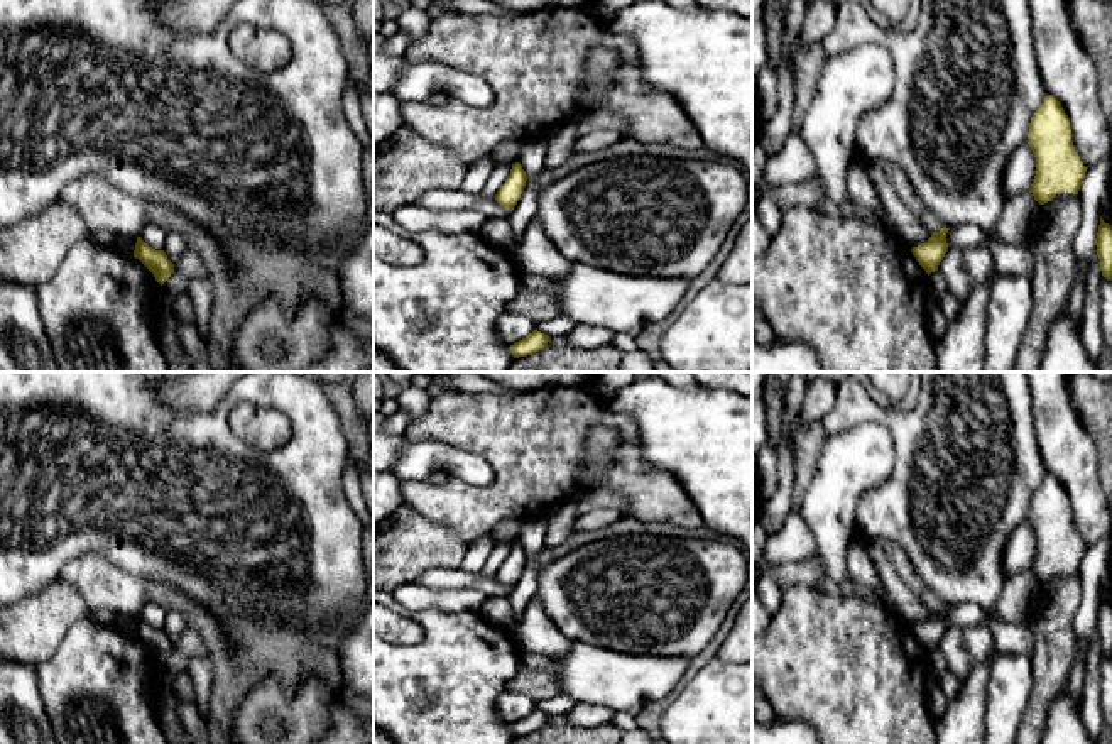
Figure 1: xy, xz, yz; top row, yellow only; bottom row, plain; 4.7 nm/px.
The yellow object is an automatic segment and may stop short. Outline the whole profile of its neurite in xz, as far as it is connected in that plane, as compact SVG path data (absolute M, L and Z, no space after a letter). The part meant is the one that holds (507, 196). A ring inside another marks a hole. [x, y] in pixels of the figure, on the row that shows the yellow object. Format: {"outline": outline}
{"outline": "M519 162L512 164L509 178L495 194L497 203L512 211L526 188L526 181L527 176L522 166Z"}

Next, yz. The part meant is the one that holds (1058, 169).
{"outline": "M1051 95L1033 113L1026 142L1036 157L1036 176L1028 189L1034 200L1044 205L1058 193L1078 194L1088 167L1073 147L1068 115Z"}

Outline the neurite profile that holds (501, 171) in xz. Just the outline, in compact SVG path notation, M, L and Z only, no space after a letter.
M495 164L480 196L493 198L497 191L502 188L502 184L505 183L505 179L509 178L510 169L512 169L510 164Z

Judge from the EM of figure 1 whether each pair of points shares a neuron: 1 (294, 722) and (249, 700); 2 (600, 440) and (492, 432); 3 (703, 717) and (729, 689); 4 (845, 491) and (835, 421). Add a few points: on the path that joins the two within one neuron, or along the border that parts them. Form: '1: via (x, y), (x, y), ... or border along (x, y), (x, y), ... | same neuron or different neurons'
1: via (283, 711), (272, 700), (261, 700) | same neuron
2: border along (612, 426), (590, 428), (582, 447), (578, 477) | different neurons
3: via (710, 711), (725, 695) | same neuron
4: border along (874, 421), (864, 421), (840, 433), (828, 435) | different neurons

